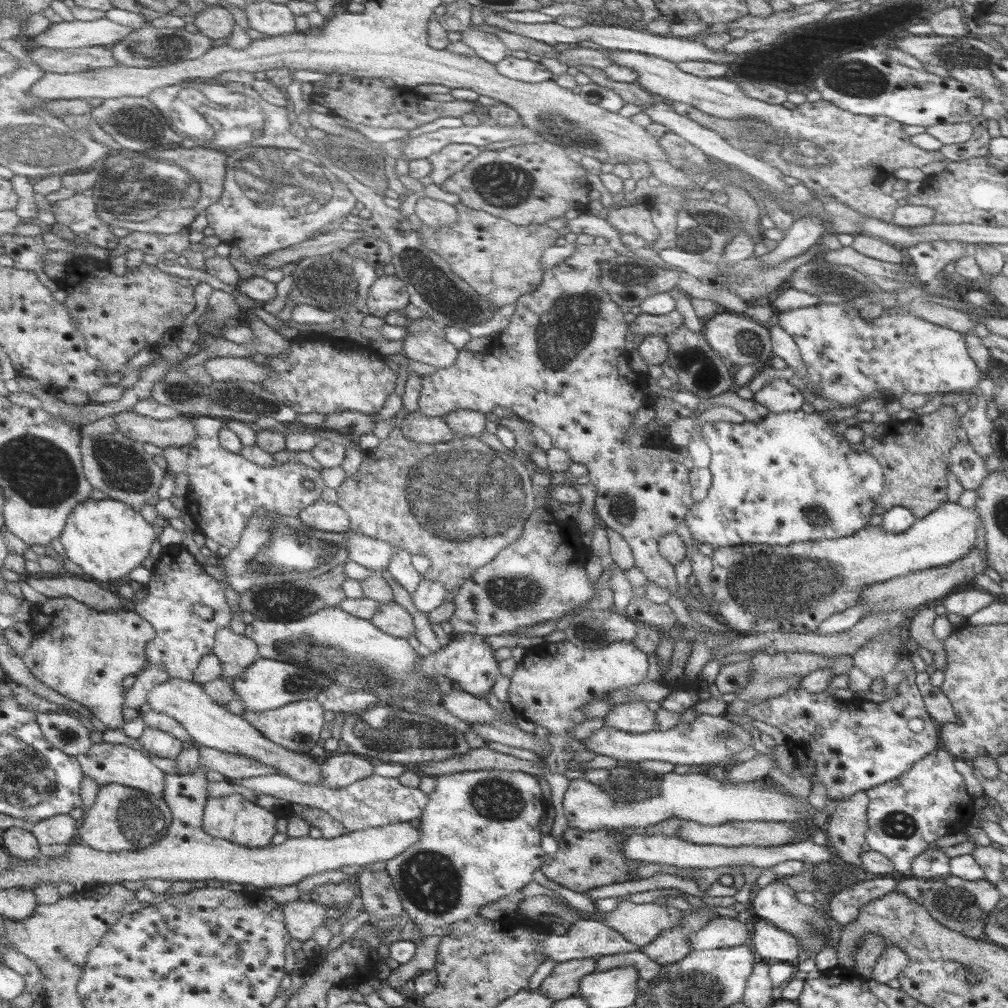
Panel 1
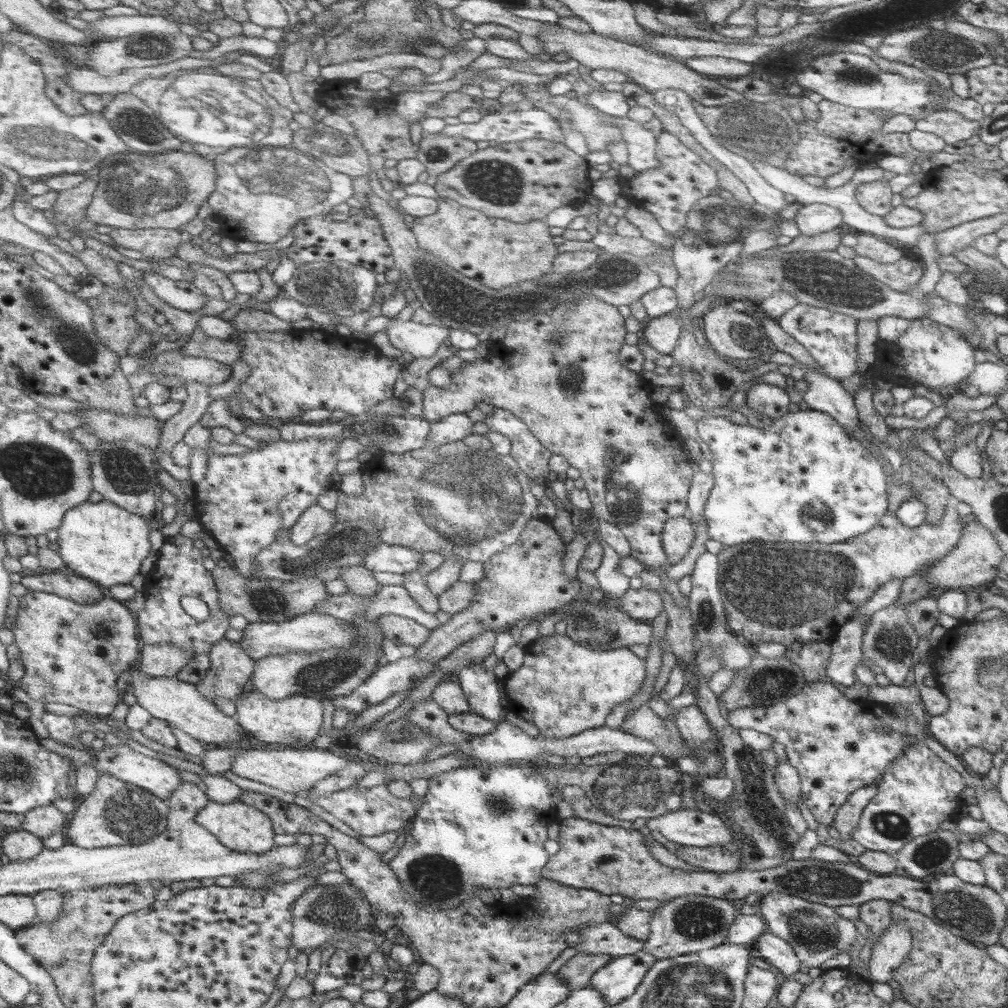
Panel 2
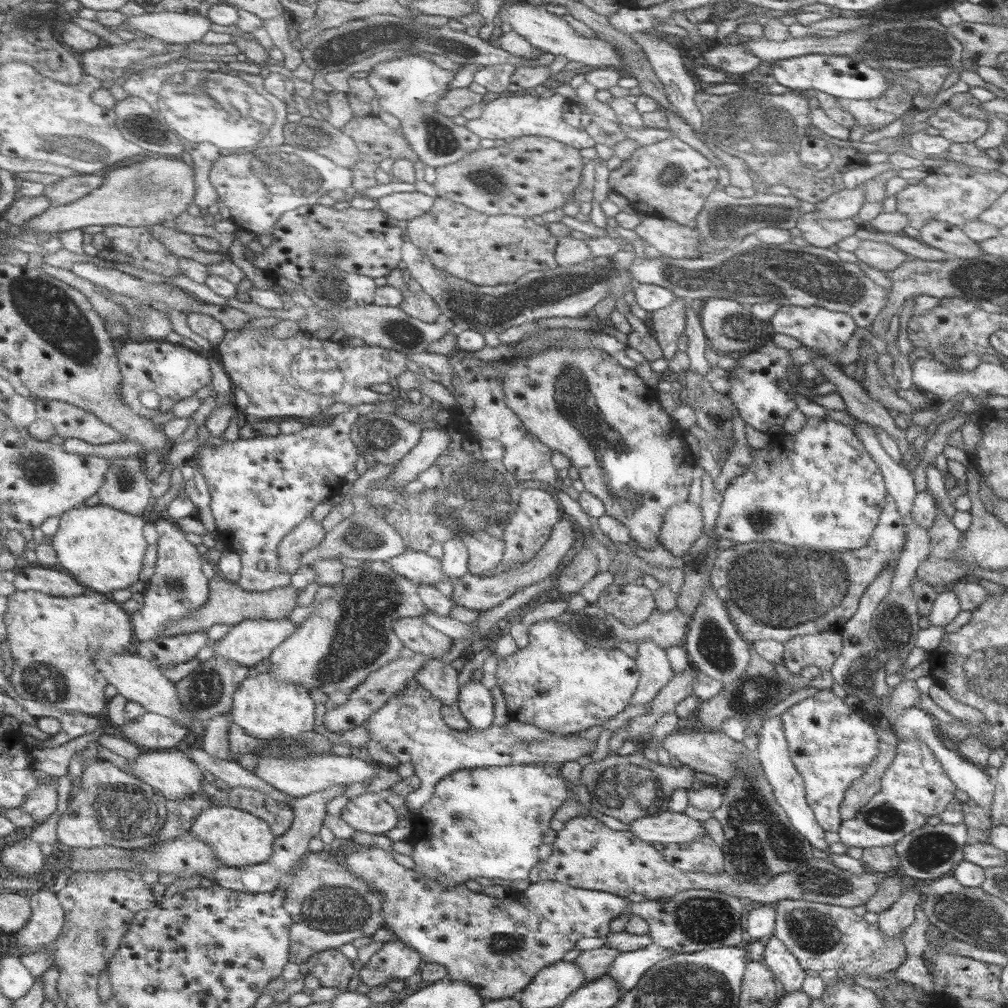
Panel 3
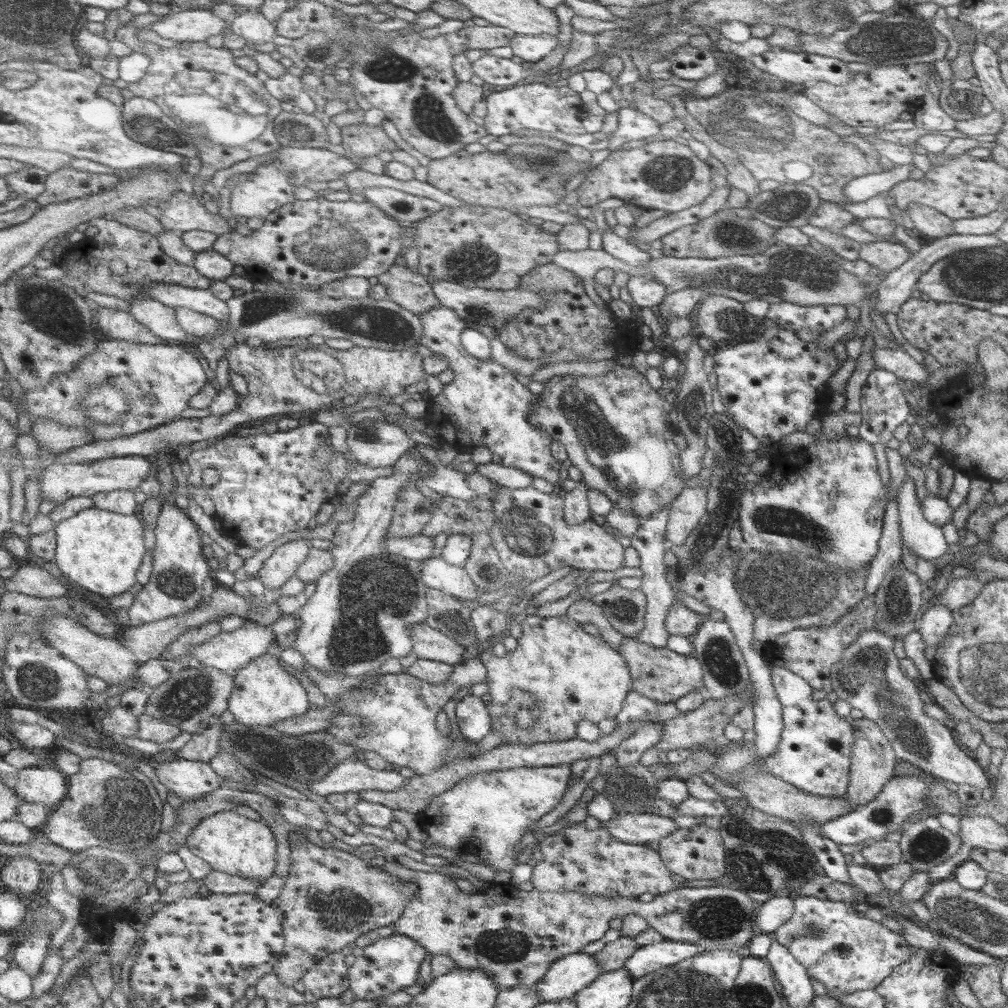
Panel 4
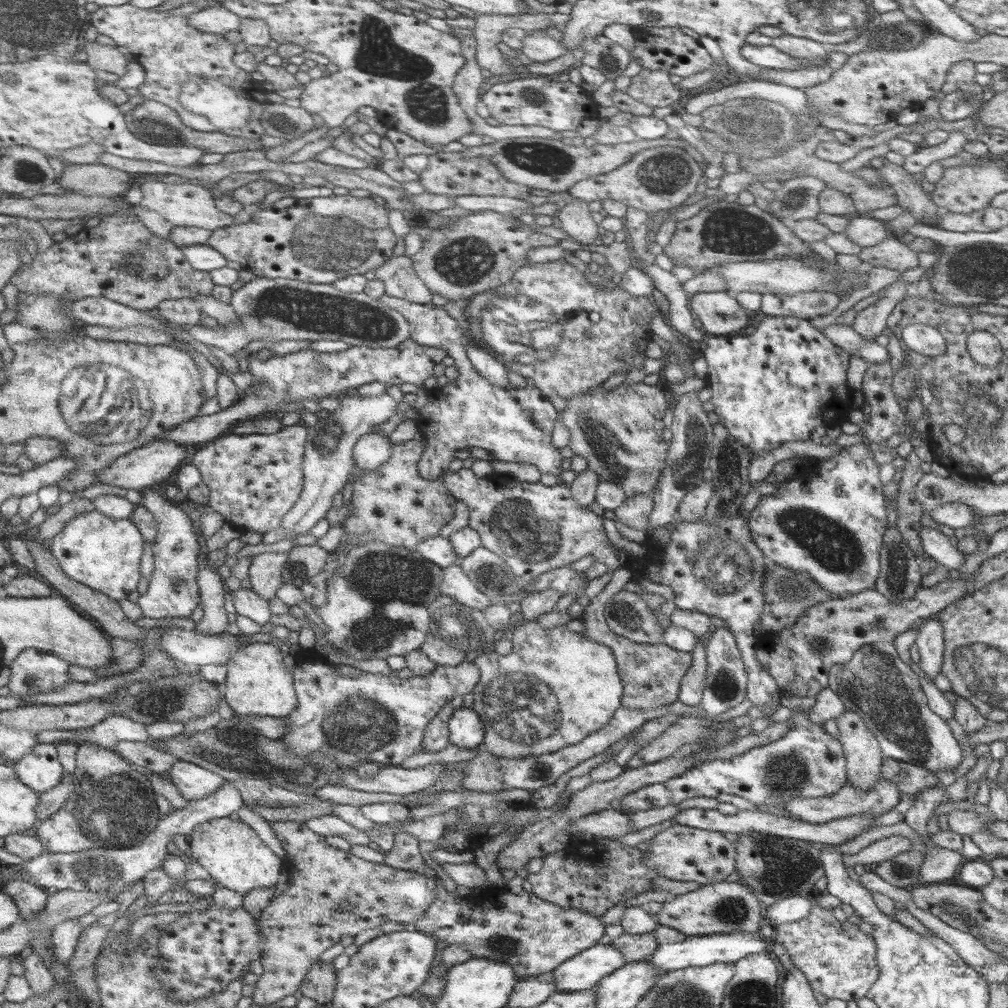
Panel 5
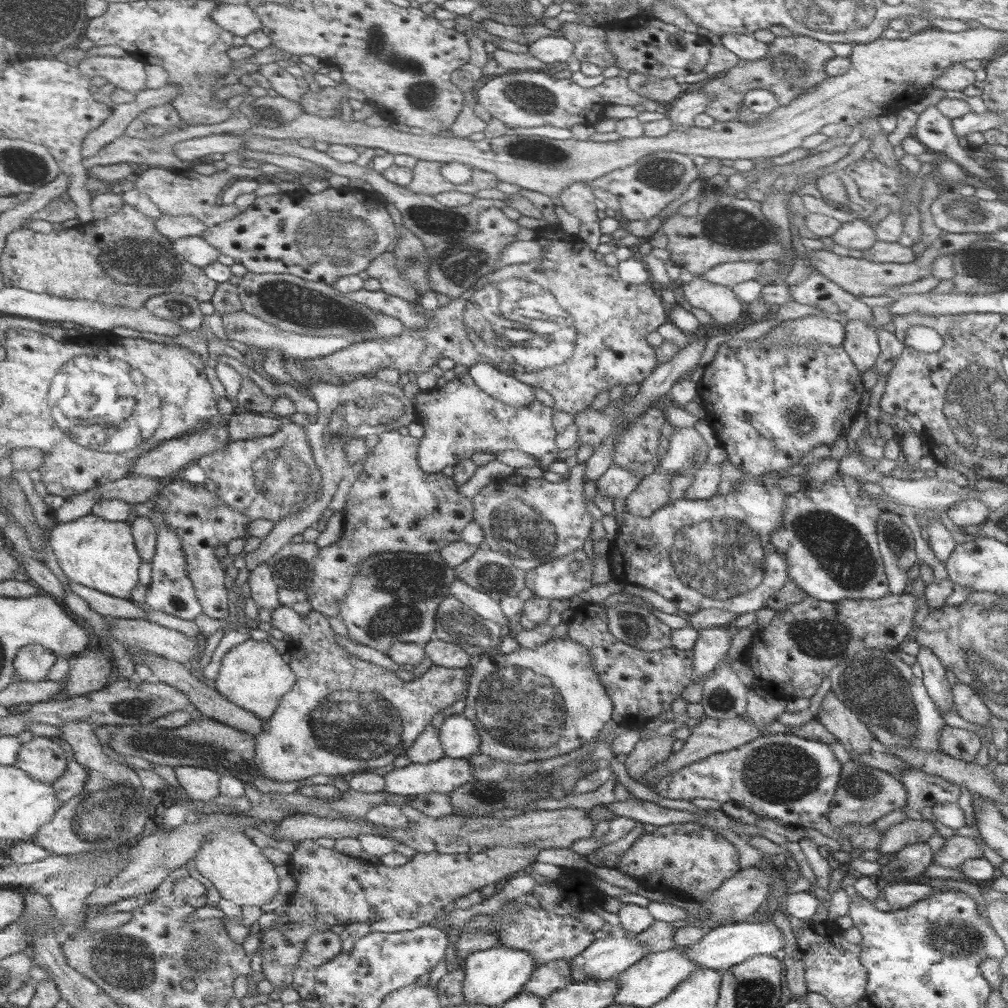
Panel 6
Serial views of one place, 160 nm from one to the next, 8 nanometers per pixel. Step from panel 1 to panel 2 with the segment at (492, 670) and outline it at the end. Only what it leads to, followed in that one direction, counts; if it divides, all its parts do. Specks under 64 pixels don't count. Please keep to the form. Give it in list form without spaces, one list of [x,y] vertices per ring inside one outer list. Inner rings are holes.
[[[402,657],[397,662],[384,663],[370,675],[350,696],[333,699],[334,706],[346,709],[353,717],[369,706],[374,706],[394,692],[414,687],[415,678],[426,677],[436,670],[439,662],[430,662],[414,657]],[[472,663],[456,670],[470,712],[488,720],[502,721],[502,714],[505,712],[500,706],[500,688],[496,676],[486,672],[482,668],[482,663]]]

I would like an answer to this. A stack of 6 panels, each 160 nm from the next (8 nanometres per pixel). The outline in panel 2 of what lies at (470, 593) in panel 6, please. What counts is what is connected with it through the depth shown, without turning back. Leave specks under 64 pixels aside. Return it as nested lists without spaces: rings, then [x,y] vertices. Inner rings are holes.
[[[381,543],[362,563],[372,572],[406,575],[418,571],[422,565],[422,553],[412,548]]]

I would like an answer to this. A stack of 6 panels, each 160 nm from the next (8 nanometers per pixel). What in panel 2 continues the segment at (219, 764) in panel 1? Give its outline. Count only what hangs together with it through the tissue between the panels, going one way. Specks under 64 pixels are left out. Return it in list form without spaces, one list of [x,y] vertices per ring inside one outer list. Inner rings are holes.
[[[293,747],[250,749],[243,750],[237,756],[232,771],[241,777],[278,788],[282,792],[296,794],[300,793],[300,791],[310,790],[317,782],[329,776],[334,776],[337,772],[343,770],[347,763],[346,758],[338,755],[336,752],[315,747],[300,749]]]

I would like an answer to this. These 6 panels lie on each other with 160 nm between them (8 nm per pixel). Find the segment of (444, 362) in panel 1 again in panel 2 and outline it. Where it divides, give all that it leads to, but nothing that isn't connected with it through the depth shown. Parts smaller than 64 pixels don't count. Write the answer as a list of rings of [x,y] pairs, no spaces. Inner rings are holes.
[[[396,317],[389,319],[390,324],[385,331],[390,344],[415,359],[432,356],[450,336],[451,329],[439,324],[426,326],[412,320],[401,322]]]

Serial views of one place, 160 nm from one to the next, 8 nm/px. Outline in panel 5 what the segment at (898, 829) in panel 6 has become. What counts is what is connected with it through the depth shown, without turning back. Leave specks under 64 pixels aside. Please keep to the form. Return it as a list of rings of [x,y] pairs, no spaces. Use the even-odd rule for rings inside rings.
[[[892,835],[871,843],[856,854],[842,853],[841,856],[843,856],[843,863],[846,869],[848,866],[878,864],[912,849],[913,842],[908,838],[902,835]]]

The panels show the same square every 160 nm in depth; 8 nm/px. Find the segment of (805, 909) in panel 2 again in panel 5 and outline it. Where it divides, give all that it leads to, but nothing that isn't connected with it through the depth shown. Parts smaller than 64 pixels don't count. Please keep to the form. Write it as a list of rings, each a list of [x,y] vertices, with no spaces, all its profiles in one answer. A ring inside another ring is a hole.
[[[813,899],[812,904],[810,914],[804,920],[775,926],[773,939],[792,955],[795,966],[808,977],[815,994],[822,994],[828,999],[837,999],[846,1003],[851,1000],[859,1001],[868,995],[870,988],[873,987],[881,974],[877,964],[876,939],[861,931],[856,924],[849,921],[838,921],[832,915],[832,909],[822,908],[820,900]]]

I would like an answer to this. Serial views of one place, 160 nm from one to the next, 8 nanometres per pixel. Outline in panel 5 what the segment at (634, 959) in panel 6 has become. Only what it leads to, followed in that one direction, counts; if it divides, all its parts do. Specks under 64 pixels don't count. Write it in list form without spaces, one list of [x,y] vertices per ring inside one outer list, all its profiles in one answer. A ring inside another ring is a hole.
[[[599,942],[553,970],[556,992],[595,989],[606,976],[625,966],[625,956],[612,944]]]

